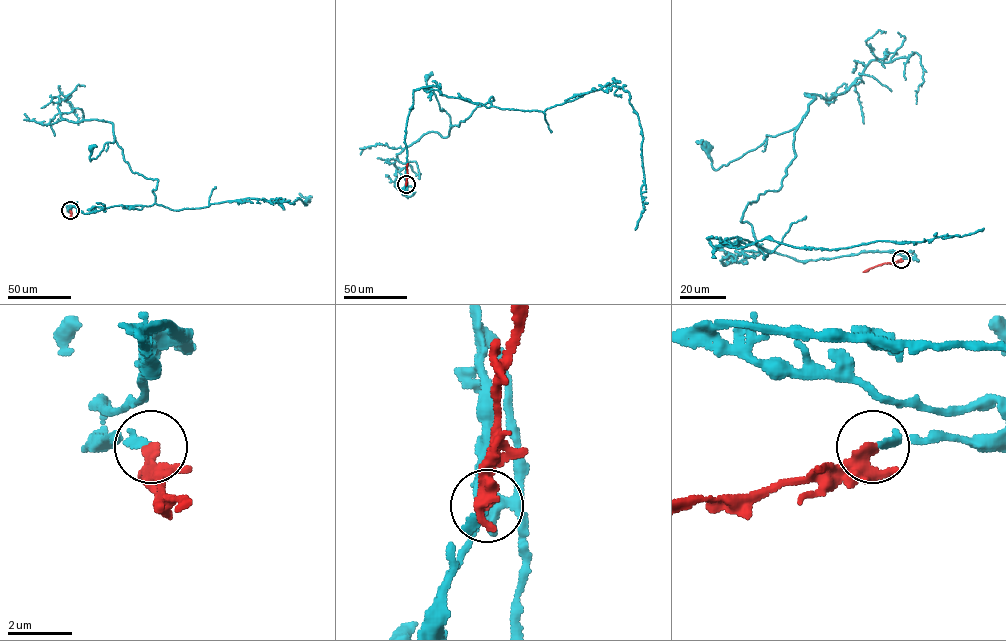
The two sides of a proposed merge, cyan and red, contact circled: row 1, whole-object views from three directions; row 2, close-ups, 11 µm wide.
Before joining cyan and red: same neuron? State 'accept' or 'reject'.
accept

